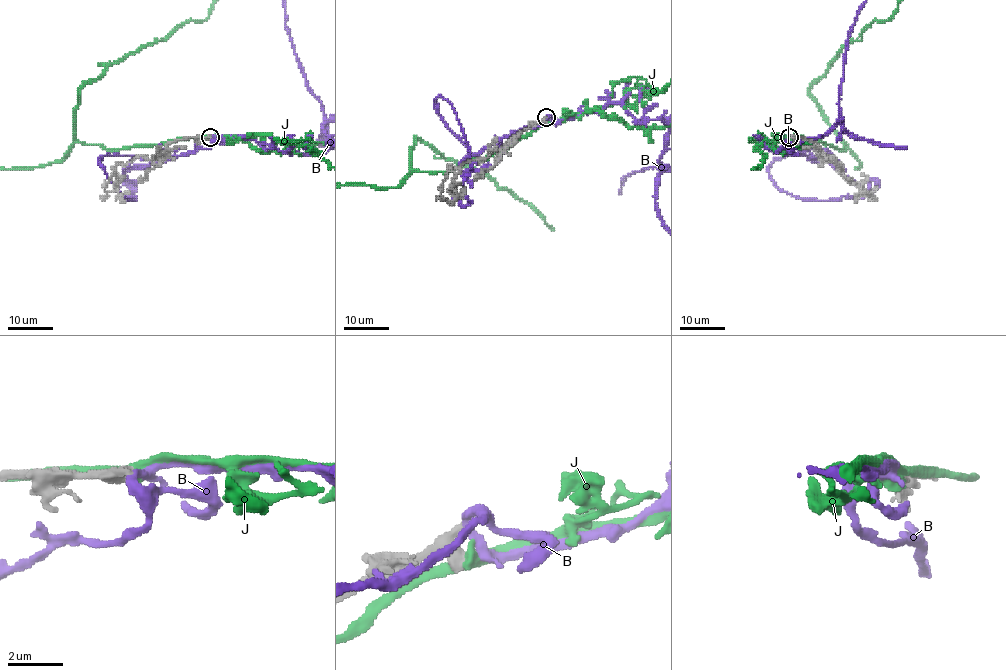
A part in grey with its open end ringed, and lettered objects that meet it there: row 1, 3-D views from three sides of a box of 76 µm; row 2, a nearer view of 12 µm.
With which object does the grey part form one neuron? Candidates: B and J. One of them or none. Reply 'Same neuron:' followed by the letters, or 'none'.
Same neuron: none

